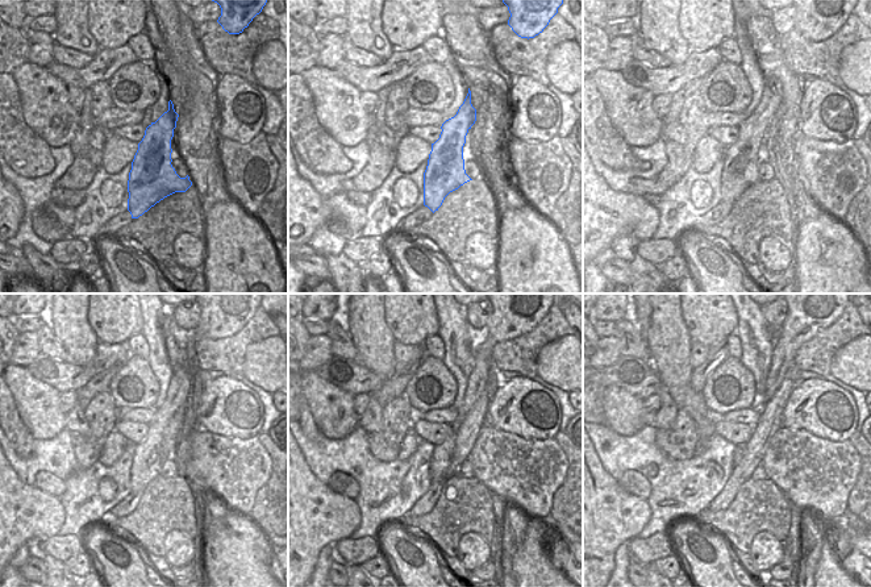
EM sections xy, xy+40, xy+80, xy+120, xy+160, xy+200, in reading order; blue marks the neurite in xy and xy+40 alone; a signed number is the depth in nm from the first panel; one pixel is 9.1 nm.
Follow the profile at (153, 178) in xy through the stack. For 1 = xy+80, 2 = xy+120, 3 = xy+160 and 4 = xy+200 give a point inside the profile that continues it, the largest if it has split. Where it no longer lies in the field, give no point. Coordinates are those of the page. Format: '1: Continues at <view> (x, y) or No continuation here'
1: Continues at xy+80 (740, 170)
2: Continues at xy+120 (148, 462)
3: Continues at xy+160 (509, 320)
4: Continues at xy+200 (804, 320).

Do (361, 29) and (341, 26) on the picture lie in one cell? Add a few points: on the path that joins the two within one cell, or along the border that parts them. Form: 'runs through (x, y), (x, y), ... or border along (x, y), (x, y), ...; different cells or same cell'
border along (344, 17), (346, 20), (346, 36); different cells

